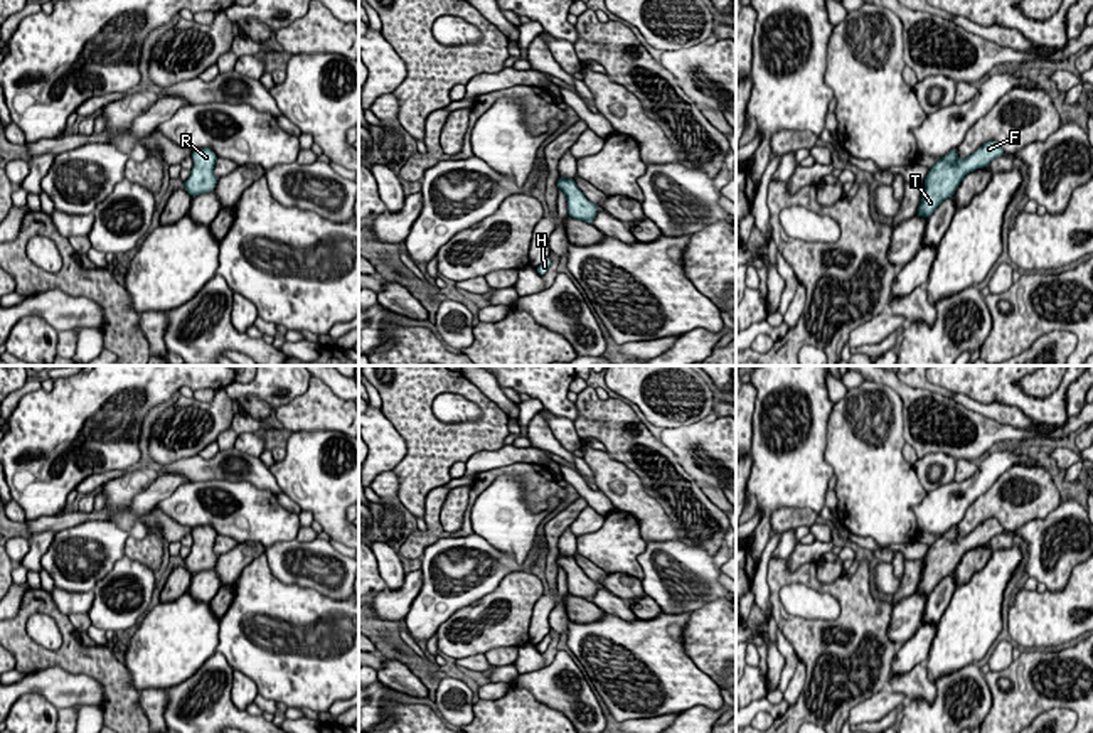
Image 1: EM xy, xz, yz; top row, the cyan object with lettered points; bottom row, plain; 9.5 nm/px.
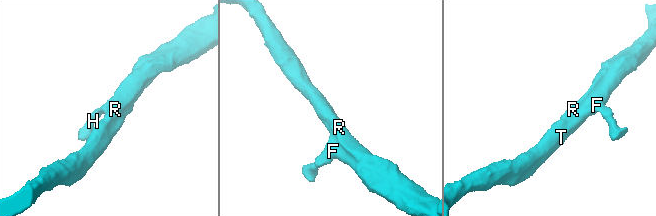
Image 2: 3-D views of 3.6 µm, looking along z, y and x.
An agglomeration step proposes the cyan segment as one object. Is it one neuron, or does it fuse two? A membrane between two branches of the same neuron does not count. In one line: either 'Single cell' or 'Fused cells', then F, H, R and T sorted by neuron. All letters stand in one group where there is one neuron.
Single cell. Groups: F H R T

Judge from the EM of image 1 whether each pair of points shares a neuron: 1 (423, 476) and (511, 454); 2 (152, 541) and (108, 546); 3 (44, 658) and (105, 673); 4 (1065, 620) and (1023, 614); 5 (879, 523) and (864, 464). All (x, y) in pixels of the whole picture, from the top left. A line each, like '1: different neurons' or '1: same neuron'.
1: different neurons
2: different neurons
3: same neuron
4: same neuron
5: same neuron

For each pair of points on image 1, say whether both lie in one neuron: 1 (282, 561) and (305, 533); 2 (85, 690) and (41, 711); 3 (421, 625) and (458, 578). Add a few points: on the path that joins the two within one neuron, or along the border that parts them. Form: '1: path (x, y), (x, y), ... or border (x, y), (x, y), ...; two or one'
1: border (317, 536), (307, 541), (297, 540); two
2: border (17, 698), (27, 693), (39, 693), (58, 710); two
3: path (426, 614), (447, 590); one

